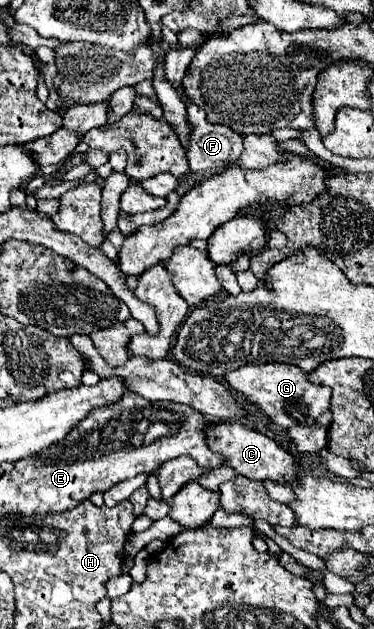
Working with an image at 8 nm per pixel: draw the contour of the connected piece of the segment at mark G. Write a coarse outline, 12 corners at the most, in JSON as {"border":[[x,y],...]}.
{"border":[[294,364],[226,372],[282,428],[310,426],[332,390]]}

